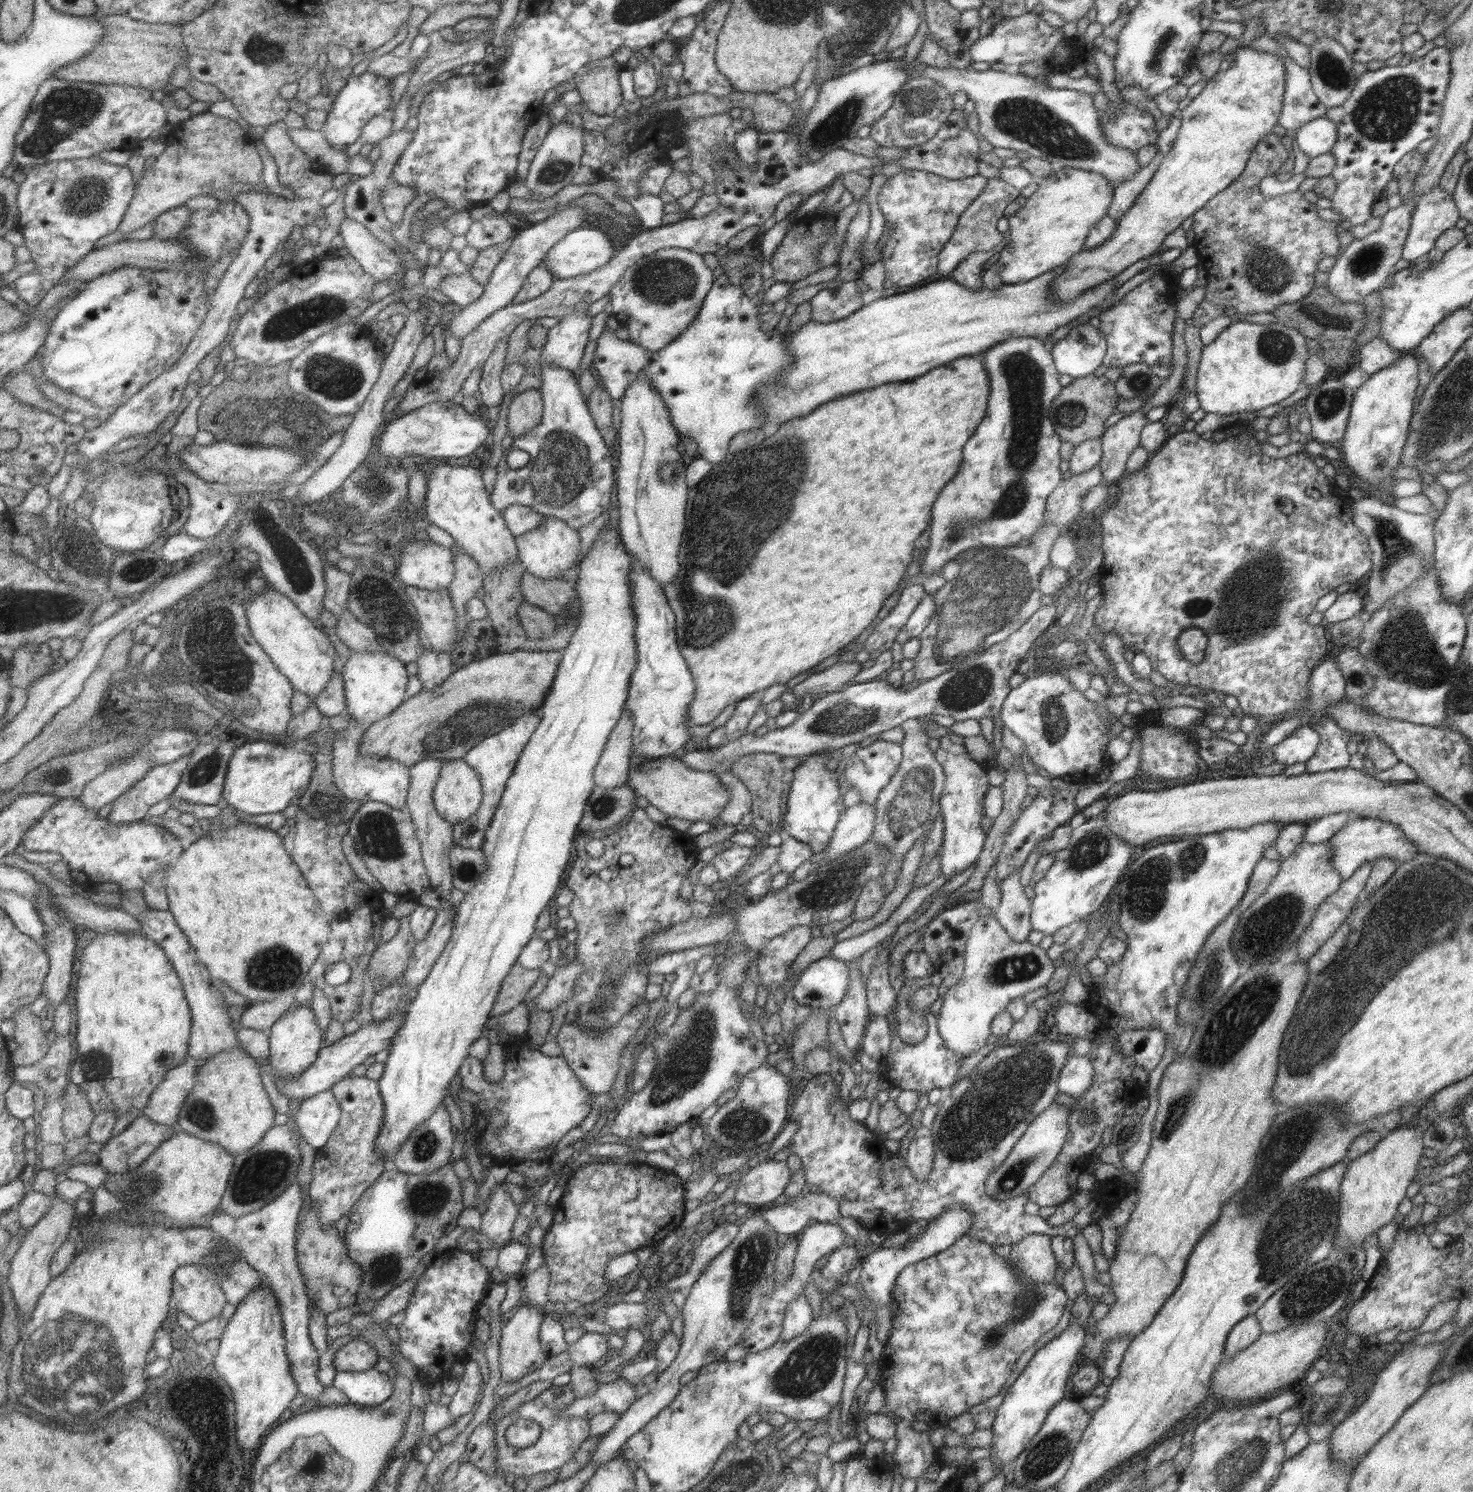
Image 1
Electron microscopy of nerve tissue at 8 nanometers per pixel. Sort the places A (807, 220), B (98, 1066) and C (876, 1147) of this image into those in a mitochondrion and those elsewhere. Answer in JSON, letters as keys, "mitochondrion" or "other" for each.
{"A":"other","B":"mitochondrion","C":"other"}

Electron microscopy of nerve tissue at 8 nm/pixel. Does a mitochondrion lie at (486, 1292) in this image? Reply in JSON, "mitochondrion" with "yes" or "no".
{"mitochondrion":"no"}

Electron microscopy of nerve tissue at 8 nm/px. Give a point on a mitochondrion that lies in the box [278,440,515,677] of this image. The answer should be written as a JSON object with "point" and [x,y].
{"point":[375,501]}

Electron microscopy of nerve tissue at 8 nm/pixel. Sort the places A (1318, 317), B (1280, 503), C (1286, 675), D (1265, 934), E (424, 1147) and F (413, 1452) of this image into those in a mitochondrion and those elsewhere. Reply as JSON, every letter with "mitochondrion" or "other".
{"A":"mitochondrion","B":"other","C":"other","D":"mitochondrion","E":"mitochondrion","F":"other"}

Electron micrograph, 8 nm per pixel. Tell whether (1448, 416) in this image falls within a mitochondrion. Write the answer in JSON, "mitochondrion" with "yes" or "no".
{"mitochondrion":"yes"}

